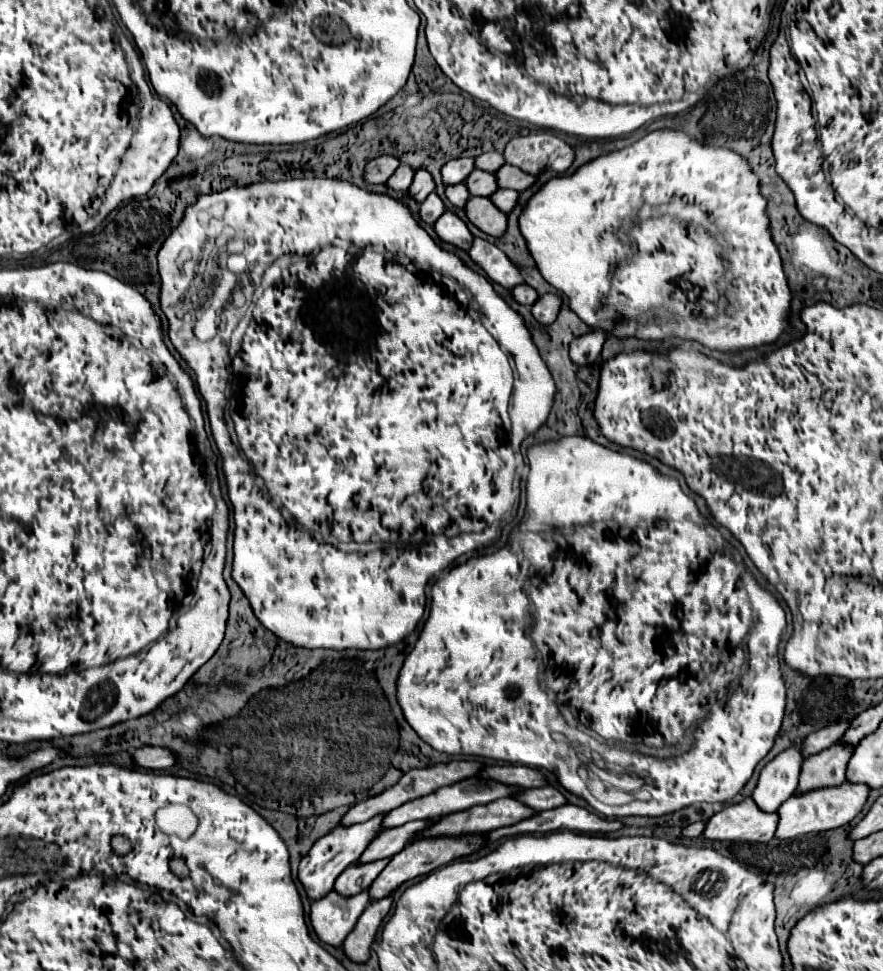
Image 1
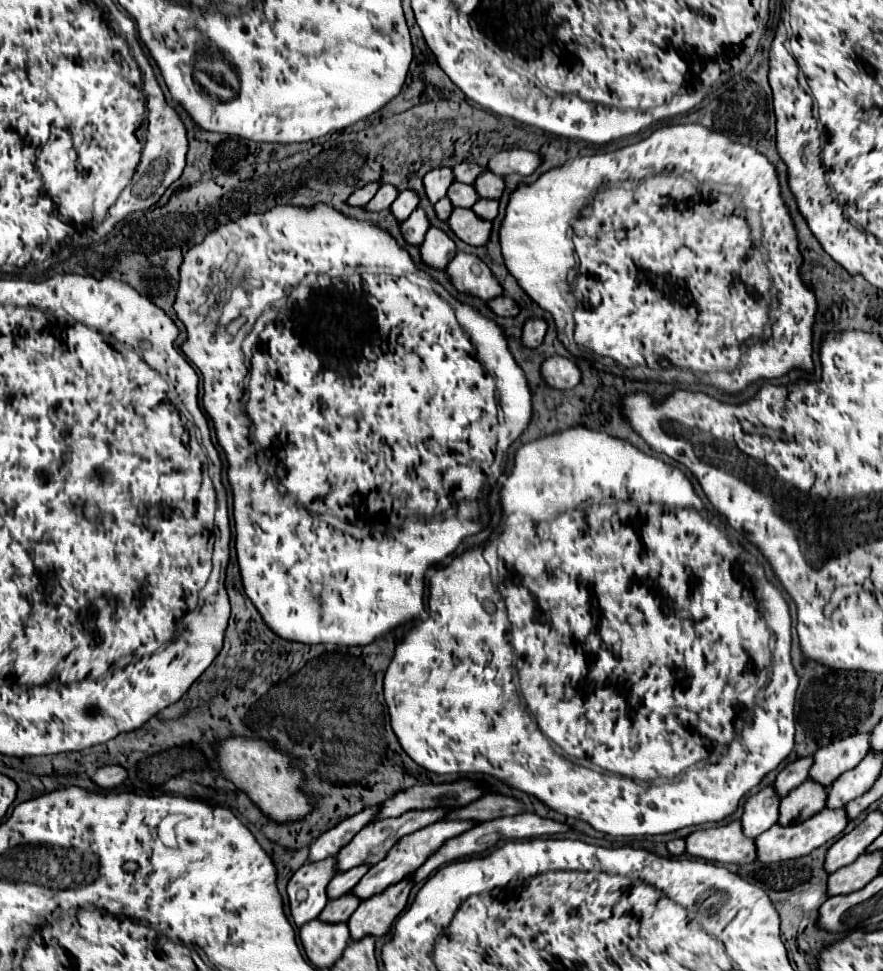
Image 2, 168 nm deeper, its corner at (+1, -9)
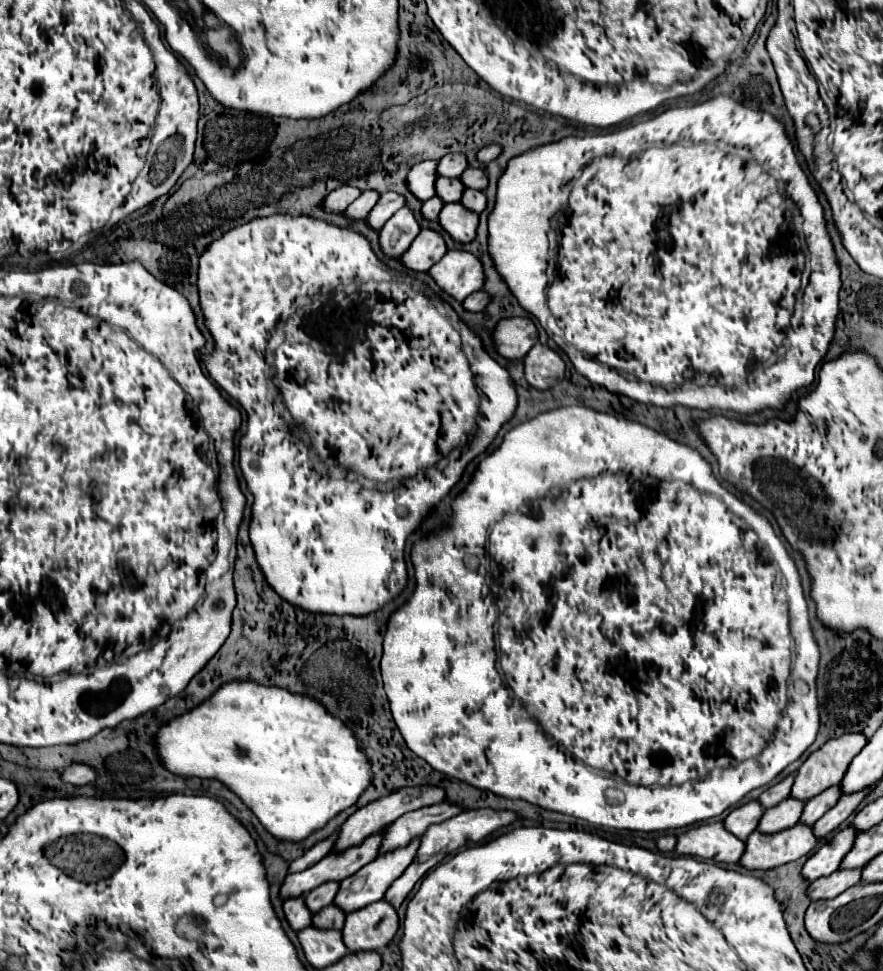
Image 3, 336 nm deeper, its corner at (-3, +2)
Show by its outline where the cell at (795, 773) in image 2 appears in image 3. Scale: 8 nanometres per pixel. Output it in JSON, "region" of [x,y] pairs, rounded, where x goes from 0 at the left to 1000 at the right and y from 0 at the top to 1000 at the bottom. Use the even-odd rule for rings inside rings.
{"region":[[[895,797],[895,799],[890,799],[888,803],[883,803],[881,807],[872,809],[867,816],[863,816],[863,818],[861,818],[863,830],[865,830],[865,832],[872,832],[872,830],[879,830],[883,824],[892,822],[892,820],[895,820],[895,812],[897,812],[897,807],[899,807],[899,801],[901,801],[901,797]]]}

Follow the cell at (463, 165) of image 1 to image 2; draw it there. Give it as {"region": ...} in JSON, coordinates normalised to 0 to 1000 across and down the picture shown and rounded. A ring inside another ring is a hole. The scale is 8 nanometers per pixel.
{"region":[[[501,172],[501,174],[489,174],[478,182],[480,188],[480,199],[485,203],[485,207],[492,211],[494,207],[498,207],[501,203],[505,203],[507,193],[514,188],[512,186],[512,176]]]}

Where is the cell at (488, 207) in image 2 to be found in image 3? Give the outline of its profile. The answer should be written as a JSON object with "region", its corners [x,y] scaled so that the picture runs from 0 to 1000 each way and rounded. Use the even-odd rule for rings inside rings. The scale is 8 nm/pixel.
{"region":[[[530,194],[530,196],[525,196],[525,202],[523,202],[523,206],[521,206],[530,216],[535,216],[535,218],[548,218],[550,216],[550,210],[553,210],[553,206],[550,206],[550,200],[548,198],[544,198],[544,196],[535,196],[535,194]]]}

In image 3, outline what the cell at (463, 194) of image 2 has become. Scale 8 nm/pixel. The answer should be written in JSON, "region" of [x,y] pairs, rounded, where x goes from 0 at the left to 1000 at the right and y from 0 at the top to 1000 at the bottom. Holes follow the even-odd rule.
{"region":[[[498,181],[494,185],[494,200],[503,208],[521,208],[521,202],[525,200],[525,192],[521,189],[521,183],[503,183],[503,181]]]}

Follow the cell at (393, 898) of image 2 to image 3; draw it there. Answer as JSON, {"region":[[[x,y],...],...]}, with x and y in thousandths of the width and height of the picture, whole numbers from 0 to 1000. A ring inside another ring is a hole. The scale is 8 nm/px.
{"region":[[[439,927],[424,929],[392,943],[390,972],[399,978],[433,978],[451,958],[451,941]]]}

